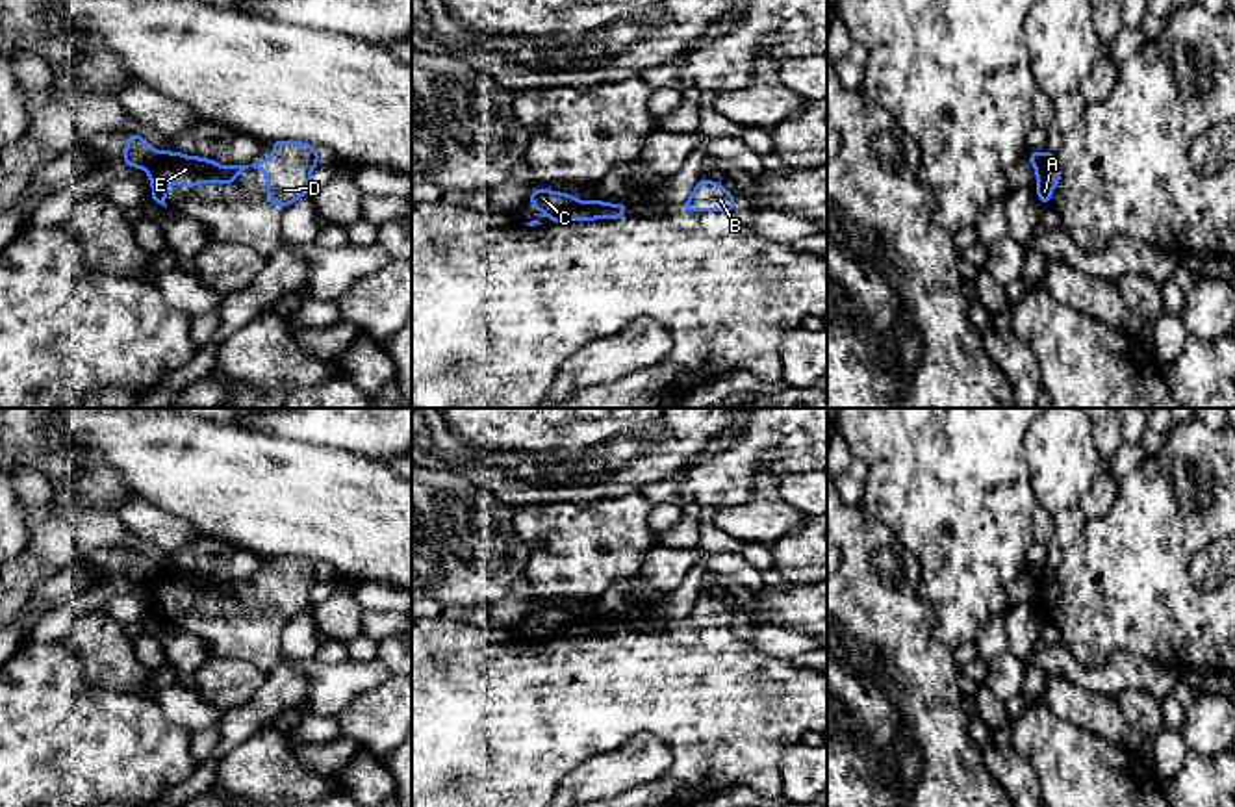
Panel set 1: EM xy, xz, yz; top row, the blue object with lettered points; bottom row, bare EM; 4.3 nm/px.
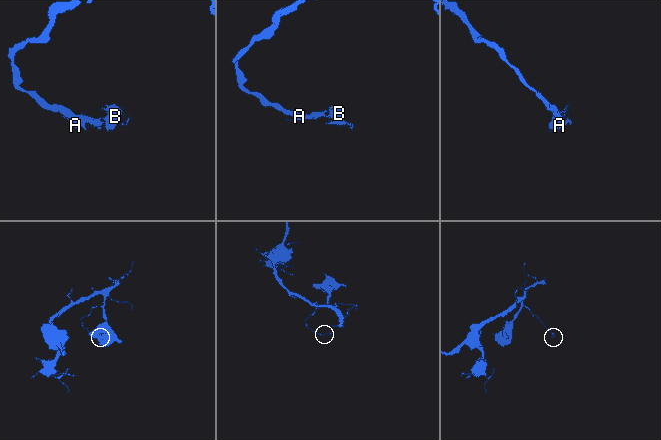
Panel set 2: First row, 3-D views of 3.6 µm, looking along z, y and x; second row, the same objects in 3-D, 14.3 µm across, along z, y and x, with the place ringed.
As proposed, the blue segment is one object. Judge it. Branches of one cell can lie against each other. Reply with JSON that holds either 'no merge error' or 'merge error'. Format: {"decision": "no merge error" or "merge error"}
{"decision": "merge error"}

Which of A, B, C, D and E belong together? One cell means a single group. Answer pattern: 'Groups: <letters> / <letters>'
Groups: A B D E / C

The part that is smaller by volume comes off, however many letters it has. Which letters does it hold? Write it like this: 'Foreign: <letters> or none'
Foreign: A, B, D, E

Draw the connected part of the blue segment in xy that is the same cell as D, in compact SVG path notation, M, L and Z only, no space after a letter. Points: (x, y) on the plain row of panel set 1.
M271 557L274 570L265 577L248 577L243 581L221 583L217 577L180 568L158 568L156 575L145 584L152 599L152 618L167 623L165 612L169 599L184 605L195 599L236 599L239 588L250 583L267 590L269 612L267 620L280 620L286 625L299 612L312 607L310 590L319 579L317 564L299 557Z

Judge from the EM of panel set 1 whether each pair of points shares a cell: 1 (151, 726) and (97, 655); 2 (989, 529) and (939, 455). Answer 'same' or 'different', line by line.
1: different
2: same

